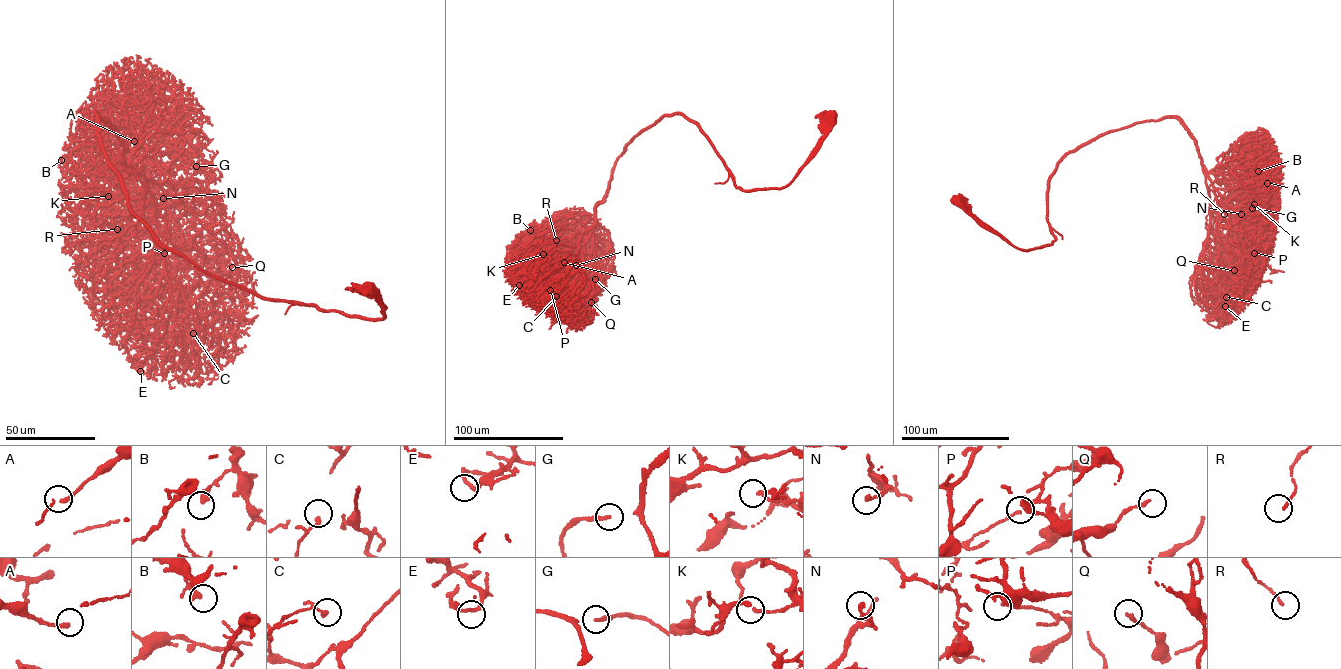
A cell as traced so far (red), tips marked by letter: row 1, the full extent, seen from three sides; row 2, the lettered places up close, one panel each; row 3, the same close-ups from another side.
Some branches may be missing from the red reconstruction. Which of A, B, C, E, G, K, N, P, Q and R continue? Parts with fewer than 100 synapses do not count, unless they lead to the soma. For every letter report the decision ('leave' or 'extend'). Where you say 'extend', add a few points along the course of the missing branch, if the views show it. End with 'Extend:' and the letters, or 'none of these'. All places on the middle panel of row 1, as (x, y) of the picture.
A: leave
B: leave
C: leave
E: leave
G: leave
K: leave
N: leave
P: leave
Q: leave
R: leave
Extend: none of these

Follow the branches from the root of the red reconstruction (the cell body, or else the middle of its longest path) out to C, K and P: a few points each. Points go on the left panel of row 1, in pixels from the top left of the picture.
C: (367, 287), (382, 319), (267, 299), (162, 247), (131, 214), (97, 114), (192, 312), (186, 348), (193, 333)
K: (367, 287), (382, 319), (267, 299), (162, 247), (131, 214), (97, 114), (152, 199), (108, 196)
P: (367, 287), (382, 319), (267, 299), (162, 247), (131, 214), (97, 114), (147, 183), (170, 232), (164, 253)

